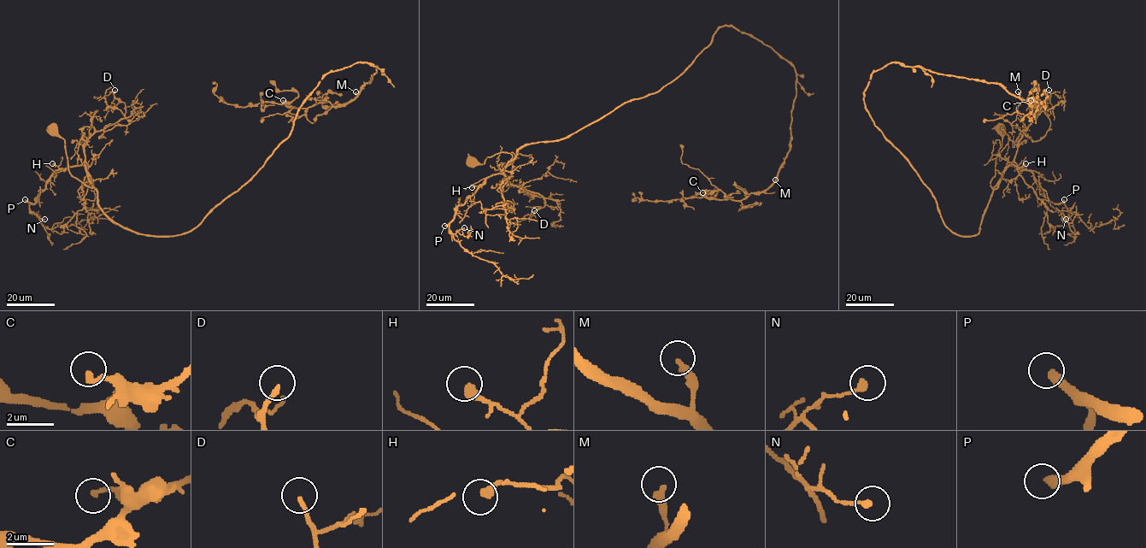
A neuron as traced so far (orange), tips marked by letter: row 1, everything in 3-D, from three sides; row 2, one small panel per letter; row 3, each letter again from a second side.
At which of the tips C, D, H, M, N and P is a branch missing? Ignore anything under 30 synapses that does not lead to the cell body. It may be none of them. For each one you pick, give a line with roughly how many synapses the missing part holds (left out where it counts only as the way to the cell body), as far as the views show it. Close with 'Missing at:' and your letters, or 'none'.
P: Roughly 130 synapses
Missing at: P

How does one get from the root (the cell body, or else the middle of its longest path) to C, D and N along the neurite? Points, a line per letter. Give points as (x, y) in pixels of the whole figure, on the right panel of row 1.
C: (999, 129), (997, 187), (978, 232), (960, 236), (863, 91), (900, 62), (997, 83), (1037, 108), (1031, 100)
D: (999, 129), (1002, 146), (991, 187), (1013, 160), (1017, 142), (1049, 97), (1049, 90)
N: (999, 129), (1002, 146), (990, 186), (1010, 165), (1030, 170), (1043, 194), (1072, 213), (1066, 219)

